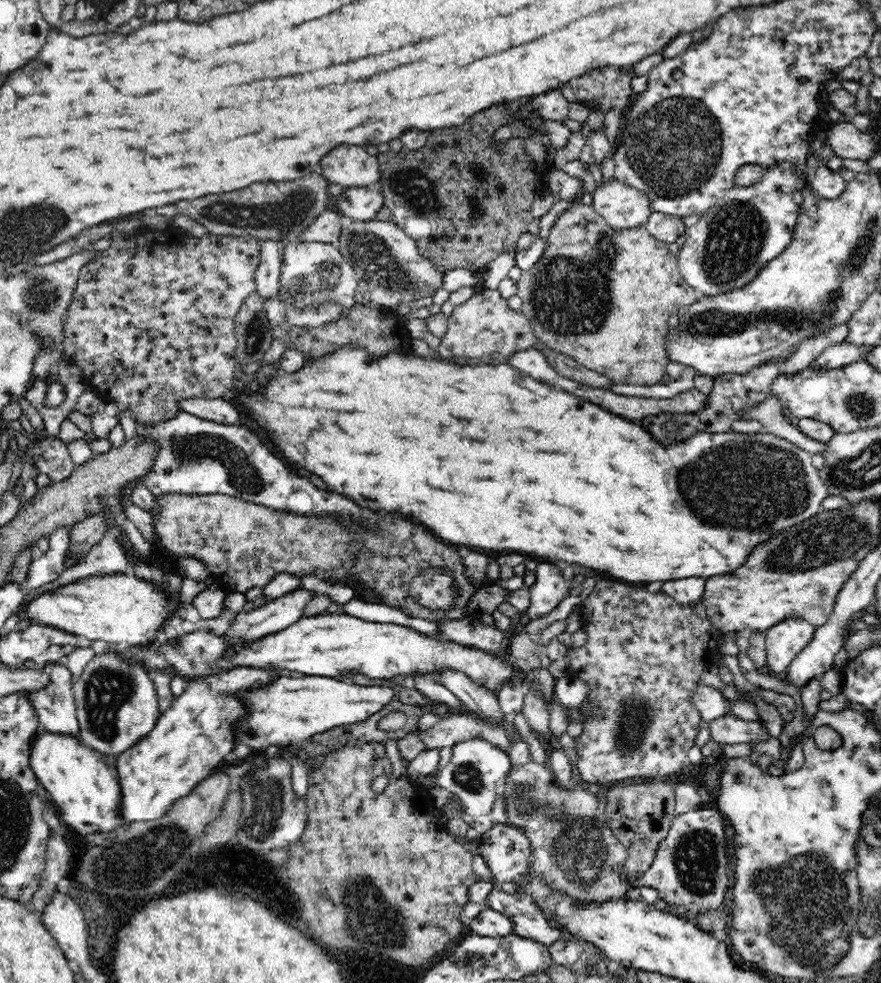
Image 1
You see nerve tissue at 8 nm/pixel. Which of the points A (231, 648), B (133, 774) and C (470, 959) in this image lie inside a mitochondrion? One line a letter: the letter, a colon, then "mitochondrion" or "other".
A: other
B: other
C: mitochondrion

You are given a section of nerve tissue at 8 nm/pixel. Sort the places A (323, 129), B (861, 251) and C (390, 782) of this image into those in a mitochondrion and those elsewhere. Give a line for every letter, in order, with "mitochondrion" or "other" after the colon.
A: other
B: mitochondrion
C: other

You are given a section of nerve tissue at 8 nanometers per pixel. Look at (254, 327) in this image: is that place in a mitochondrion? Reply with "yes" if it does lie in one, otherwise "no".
yes

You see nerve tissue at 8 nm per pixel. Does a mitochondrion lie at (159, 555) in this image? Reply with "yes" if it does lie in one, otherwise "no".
no

